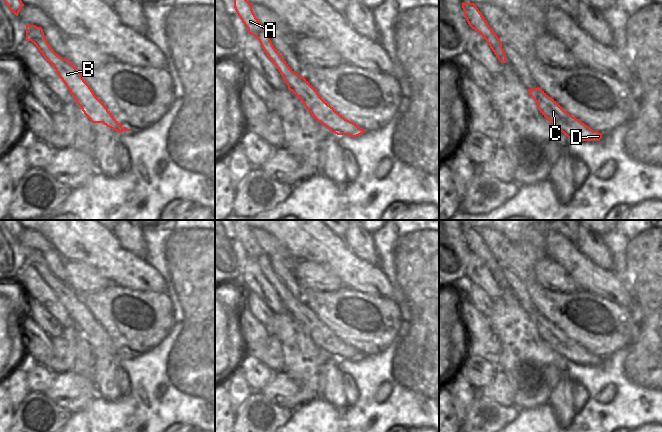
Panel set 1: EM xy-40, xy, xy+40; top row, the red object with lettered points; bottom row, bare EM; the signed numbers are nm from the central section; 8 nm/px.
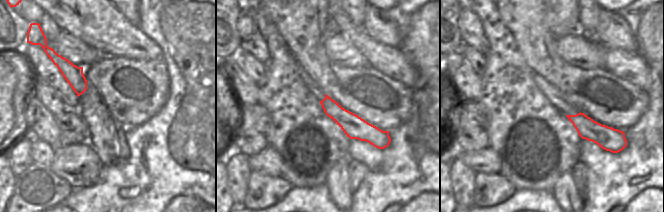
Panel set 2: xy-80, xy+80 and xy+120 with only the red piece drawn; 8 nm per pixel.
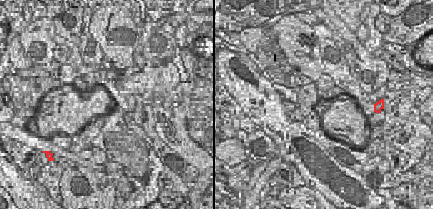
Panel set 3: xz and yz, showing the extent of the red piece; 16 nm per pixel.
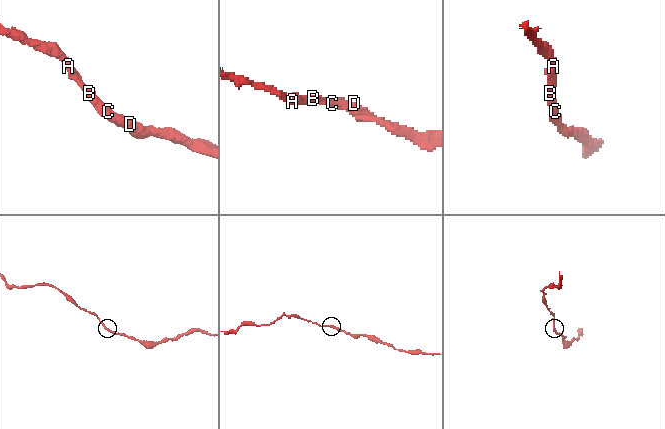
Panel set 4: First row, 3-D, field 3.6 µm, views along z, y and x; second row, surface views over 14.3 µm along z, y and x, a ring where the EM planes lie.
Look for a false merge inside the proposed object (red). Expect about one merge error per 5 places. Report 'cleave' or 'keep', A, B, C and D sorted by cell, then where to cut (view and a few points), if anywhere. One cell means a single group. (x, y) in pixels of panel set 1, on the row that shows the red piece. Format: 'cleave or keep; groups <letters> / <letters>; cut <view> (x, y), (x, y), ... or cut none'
keep; groups A B C D; cut none

